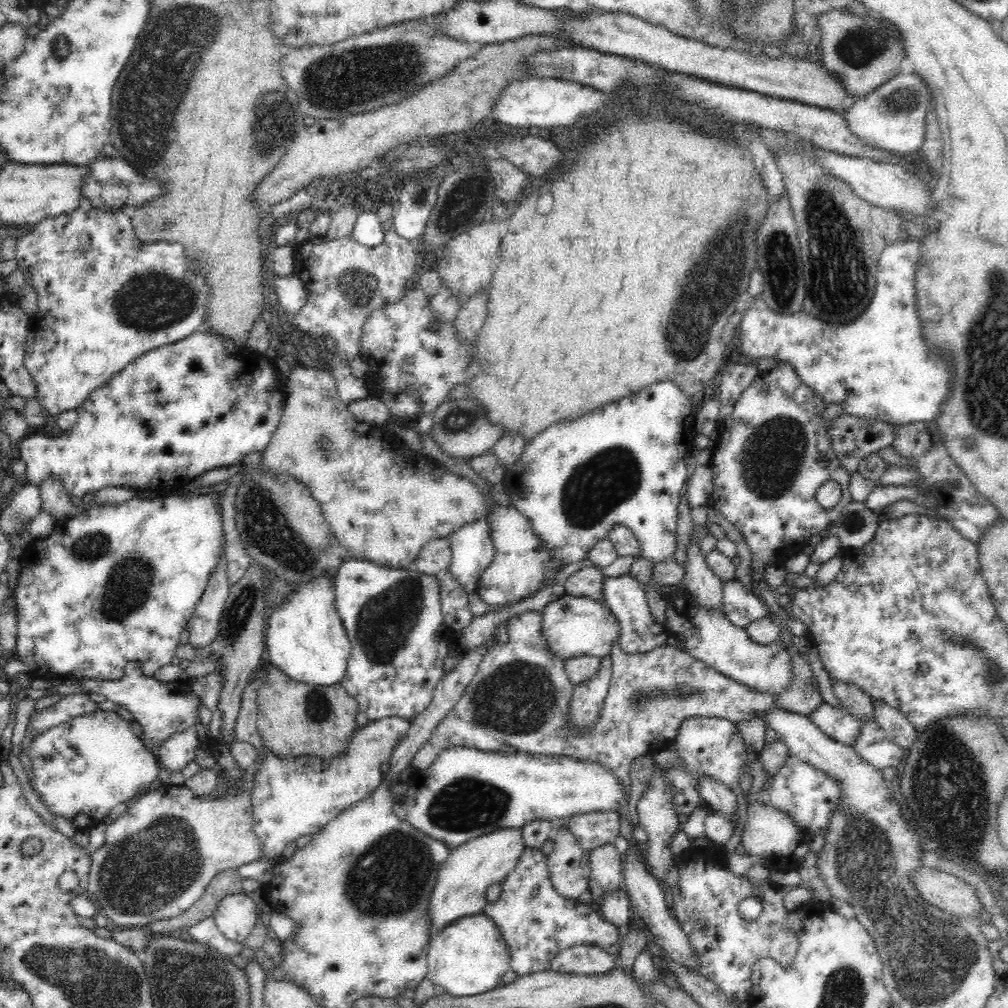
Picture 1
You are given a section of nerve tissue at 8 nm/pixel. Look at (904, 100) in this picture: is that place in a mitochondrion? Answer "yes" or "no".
yes

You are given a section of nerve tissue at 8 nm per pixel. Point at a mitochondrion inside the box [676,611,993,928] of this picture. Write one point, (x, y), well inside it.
(948, 789)

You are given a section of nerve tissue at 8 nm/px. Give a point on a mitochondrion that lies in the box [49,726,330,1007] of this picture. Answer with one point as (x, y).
(144, 874)

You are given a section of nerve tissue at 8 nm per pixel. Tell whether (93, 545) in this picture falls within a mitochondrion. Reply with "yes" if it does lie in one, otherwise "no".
yes

